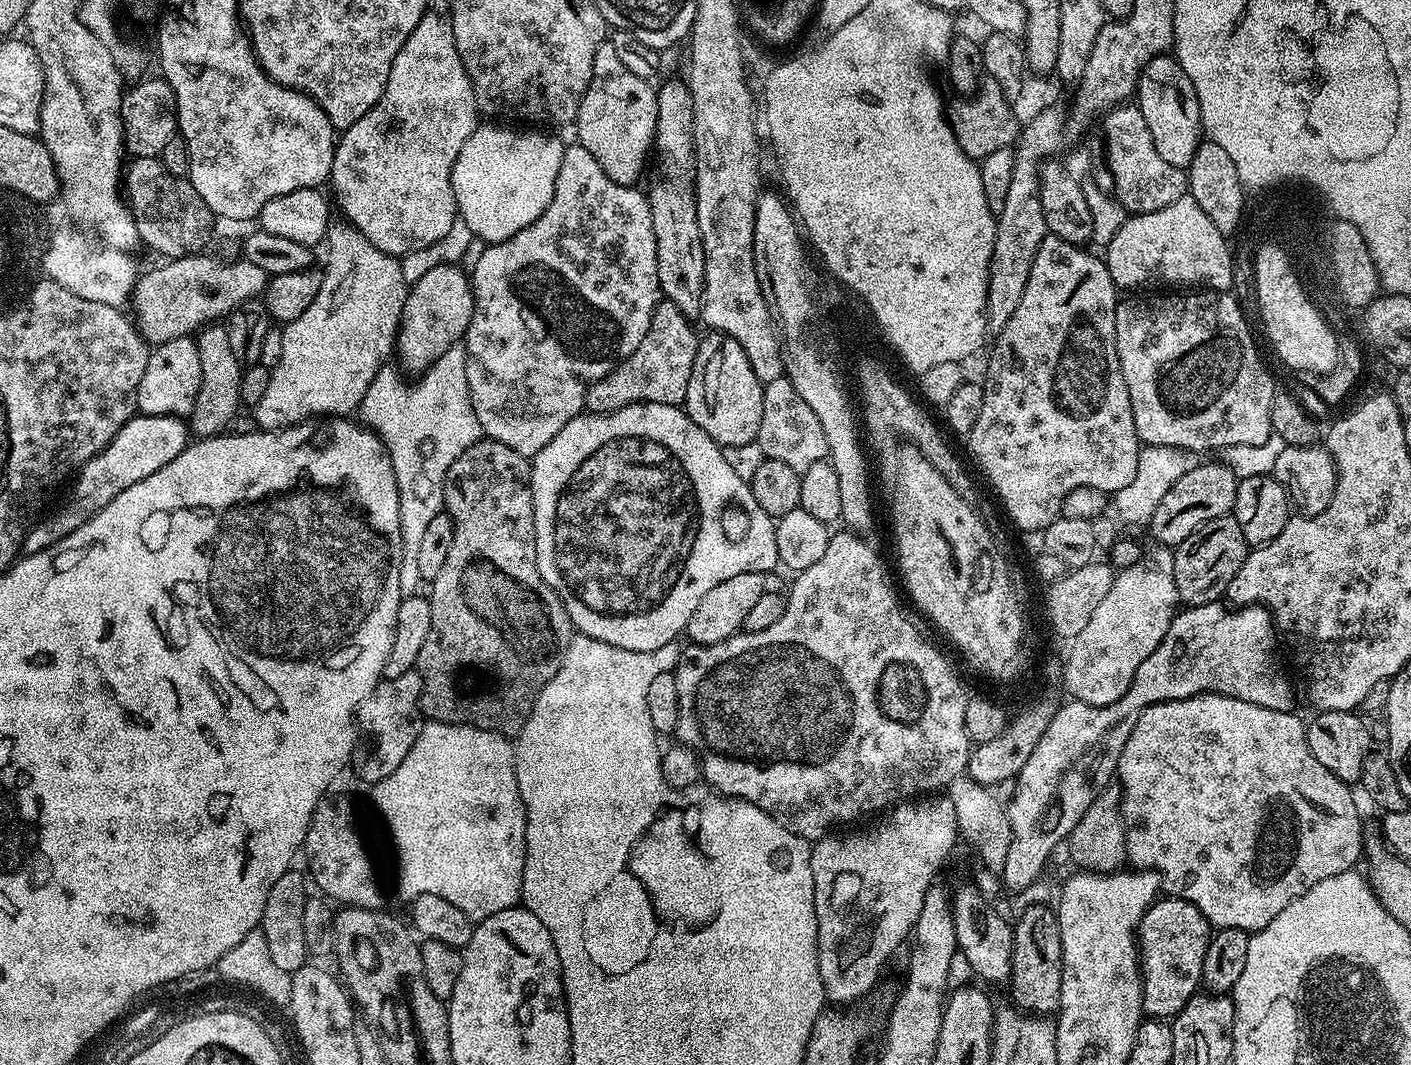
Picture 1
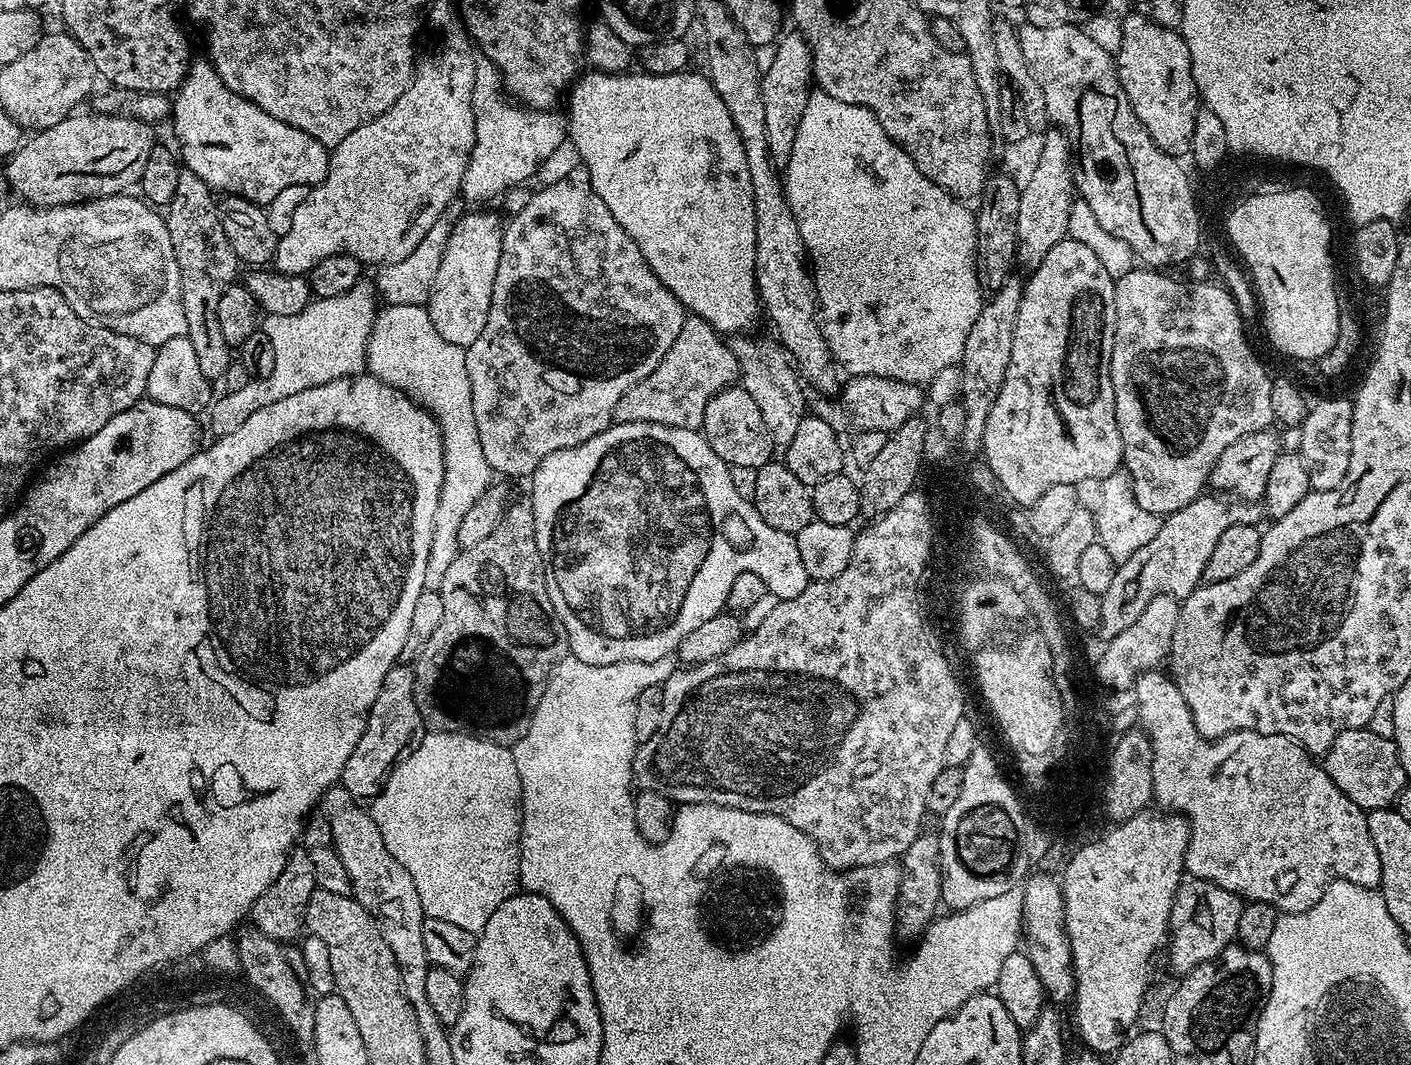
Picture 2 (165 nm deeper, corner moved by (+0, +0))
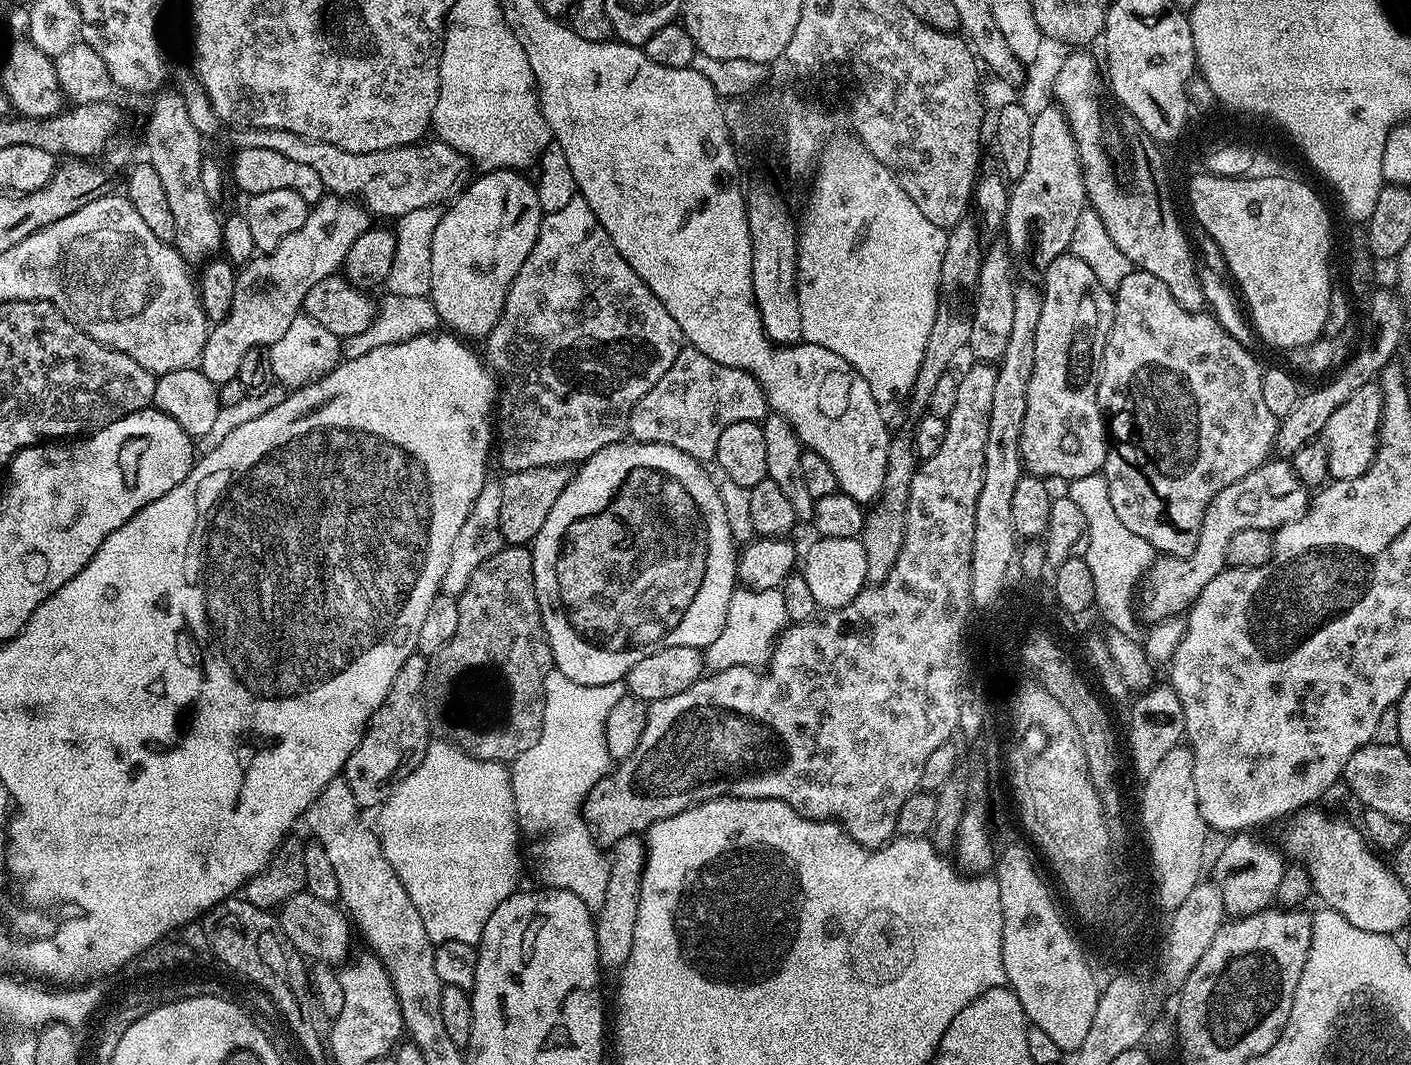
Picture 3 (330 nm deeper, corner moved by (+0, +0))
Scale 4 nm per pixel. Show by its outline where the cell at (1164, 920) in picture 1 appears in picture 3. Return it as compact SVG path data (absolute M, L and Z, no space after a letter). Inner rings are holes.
M1236 834L1232 840L1216 856L1216 865L1212 868L1211 879L1214 881L1216 889L1222 894L1224 911L1229 917L1239 918L1249 916L1254 912L1261 912L1269 907L1276 899L1278 882L1282 882L1282 874L1286 867L1286 856L1279 847L1271 848L1268 844L1263 844L1260 840L1255 840L1252 834Z

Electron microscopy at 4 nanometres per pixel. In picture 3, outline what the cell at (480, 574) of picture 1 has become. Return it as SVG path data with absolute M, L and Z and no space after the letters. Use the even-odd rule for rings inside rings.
M504 546L499 552L495 552L490 559L482 562L478 570L470 578L466 590L458 597L458 630L454 630L454 638L442 646L435 654L428 657L428 669L426 670L426 682L424 683L424 707L428 709L428 719L433 733L436 732L441 741L455 744L456 747L467 752L469 756L477 756L479 760L499 760L511 762L521 756L542 734L542 722L544 721L544 679L546 674L553 671L552 651L548 645L548 637L544 634L544 623L536 597L534 586L534 566L532 565L532 553L524 546Z

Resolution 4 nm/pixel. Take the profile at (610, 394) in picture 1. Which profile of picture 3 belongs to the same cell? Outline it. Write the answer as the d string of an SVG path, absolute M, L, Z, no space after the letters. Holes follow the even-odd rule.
M684 346L674 366L658 378L653 388L642 394L628 415L628 436L641 444L678 446L678 450L698 461L712 462L716 459L718 438L722 438L722 430L726 430L726 426L747 420L760 422L769 412L762 386L752 377L752 373L722 366L706 358L702 350Z

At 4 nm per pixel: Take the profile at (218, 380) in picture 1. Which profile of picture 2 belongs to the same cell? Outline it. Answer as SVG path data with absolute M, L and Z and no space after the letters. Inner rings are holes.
M182 170L178 174L178 190L166 206L166 223L170 230L170 246L178 258L178 274L182 282L182 310L186 310L188 337L198 354L198 366L209 378L223 378L234 363L233 349L228 347L218 322L218 302L230 285L237 283L238 261L222 230L213 189L198 174Z

